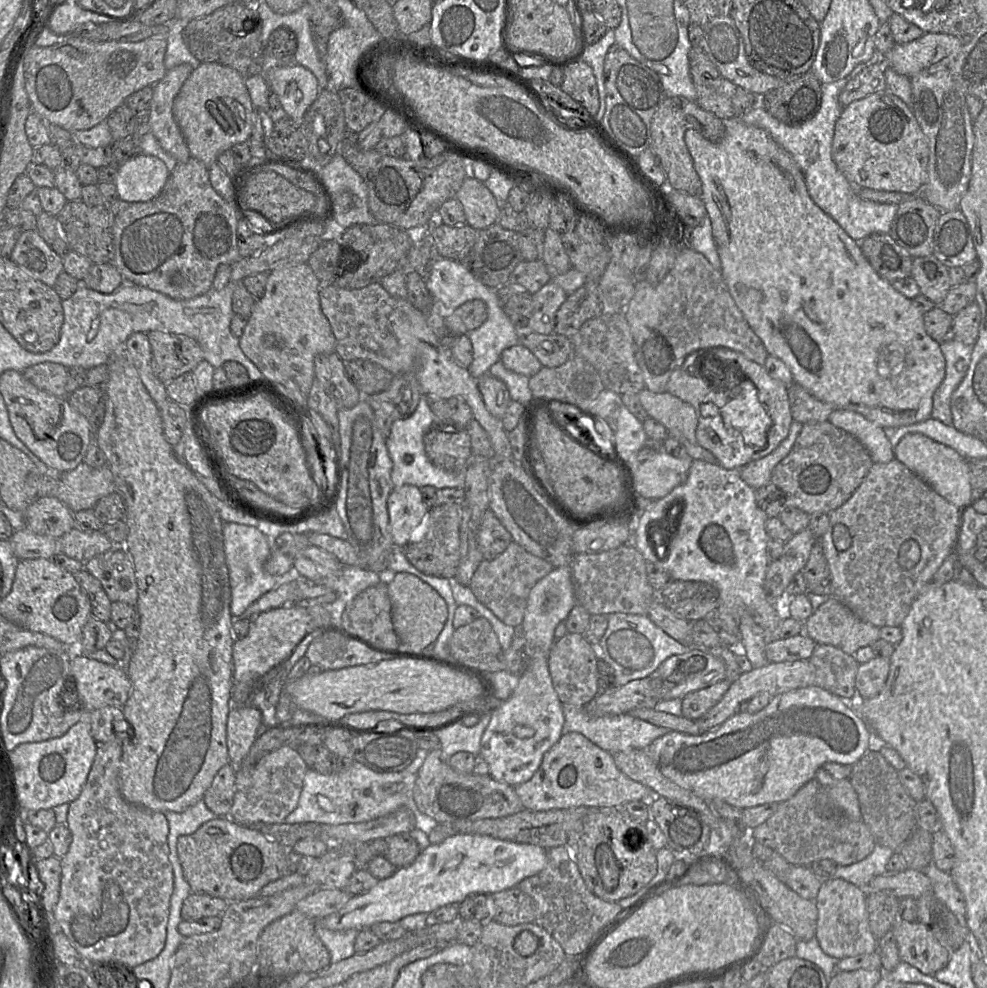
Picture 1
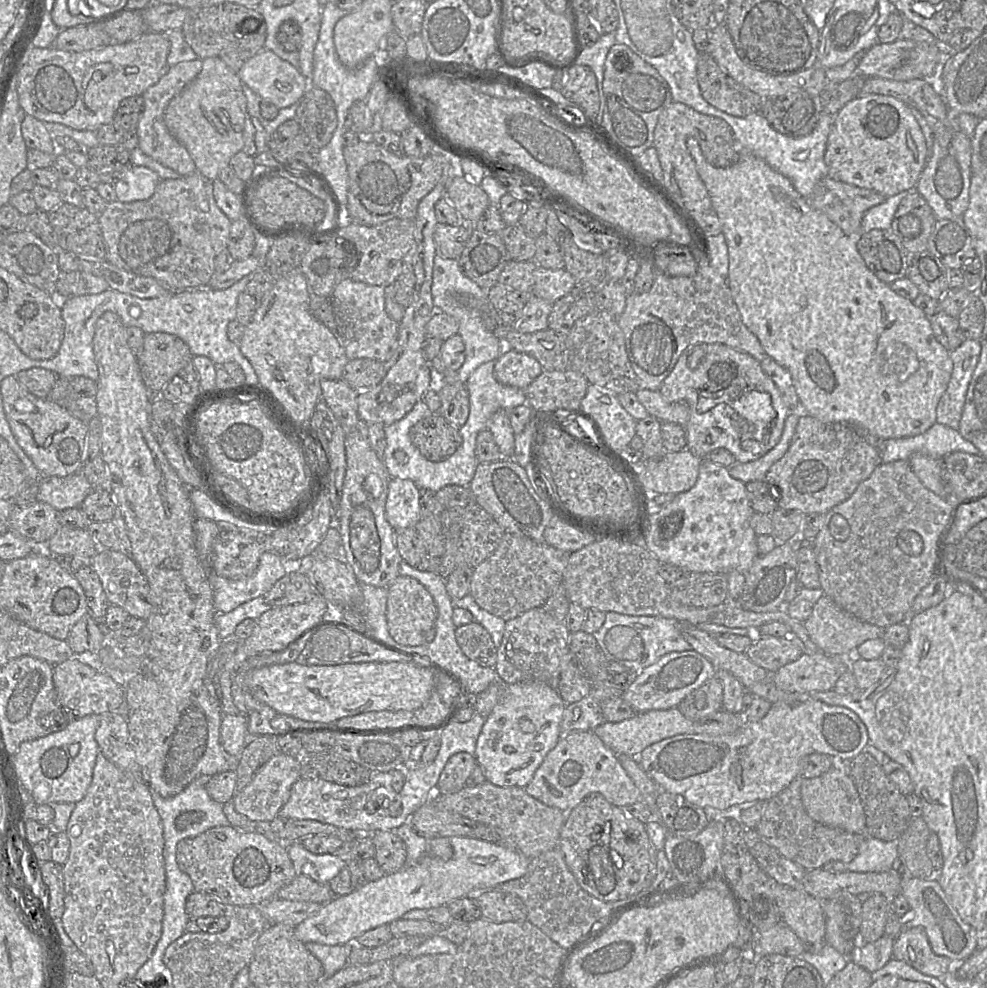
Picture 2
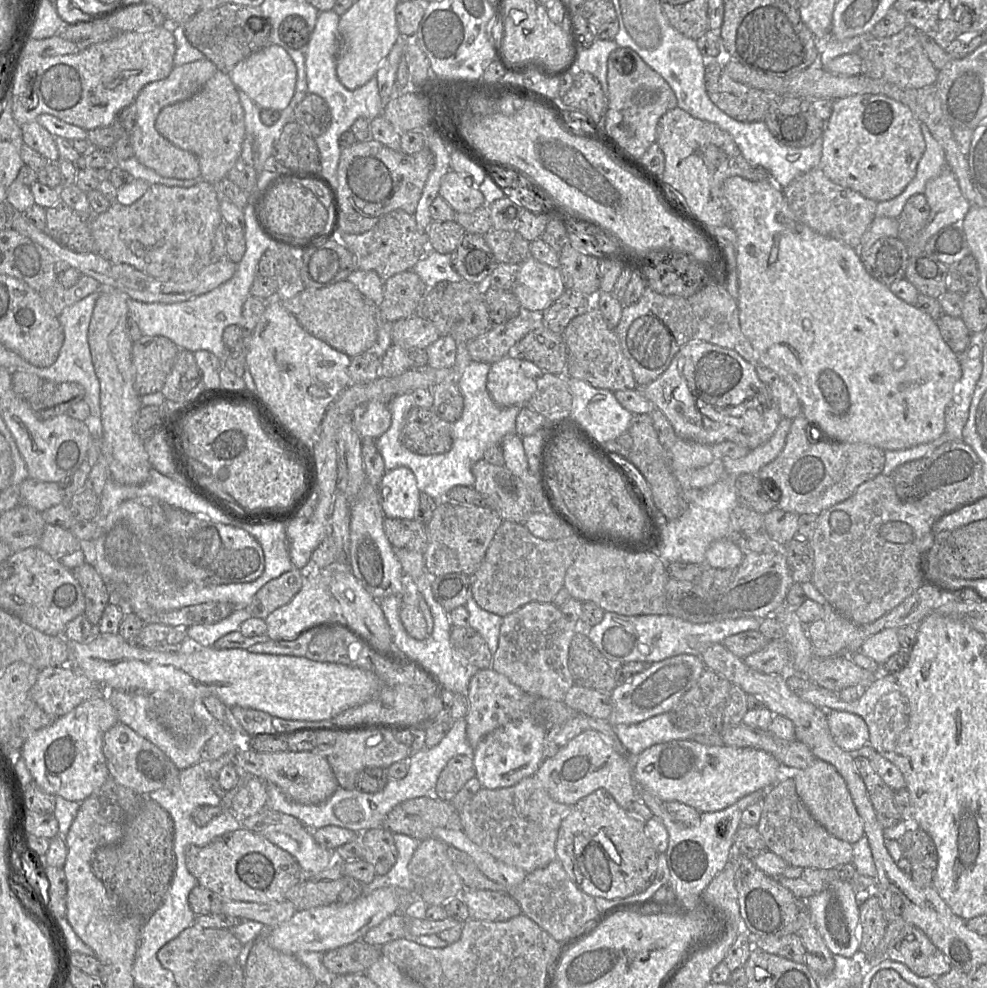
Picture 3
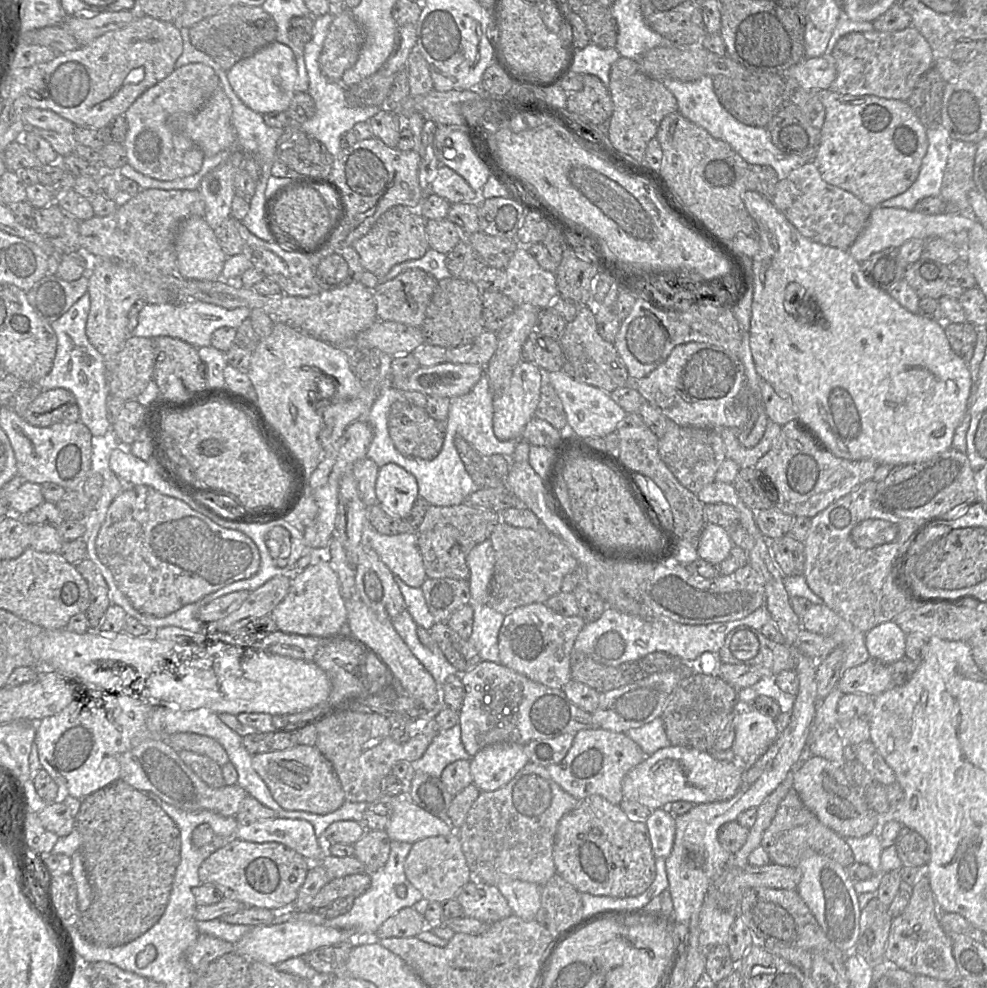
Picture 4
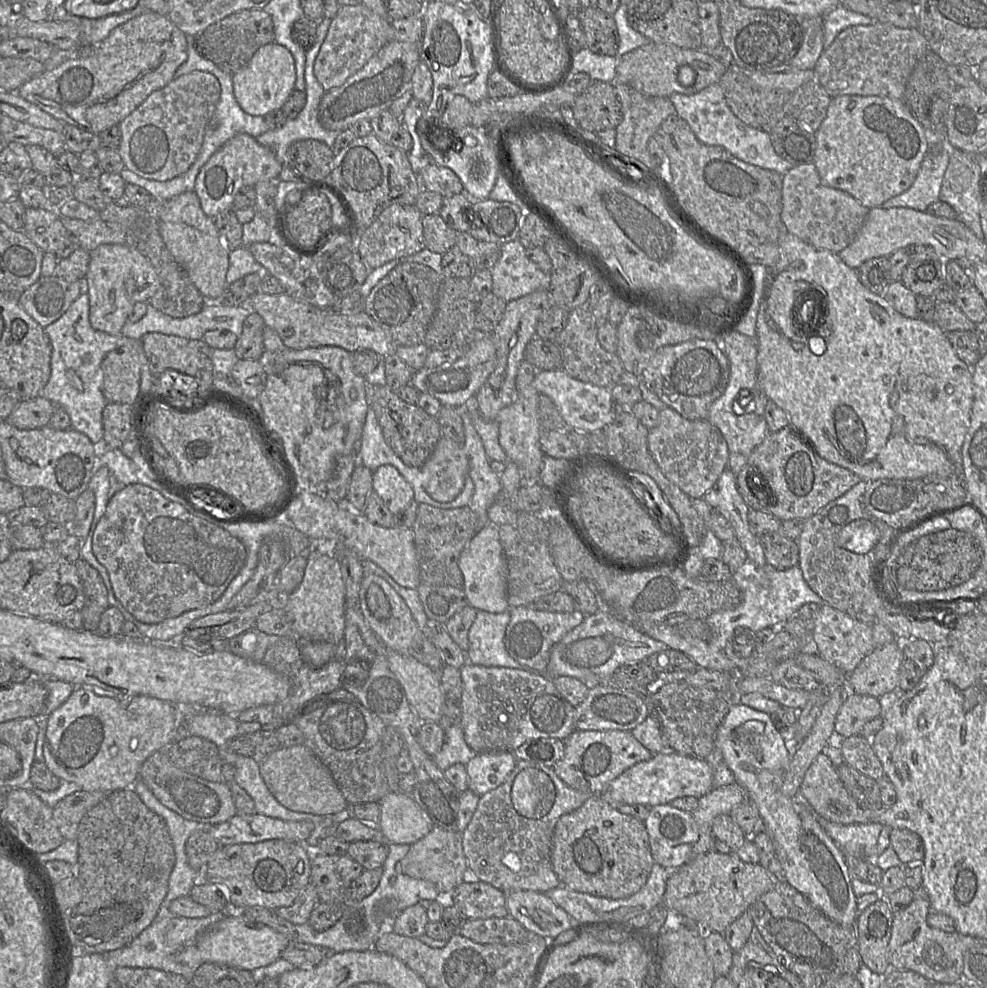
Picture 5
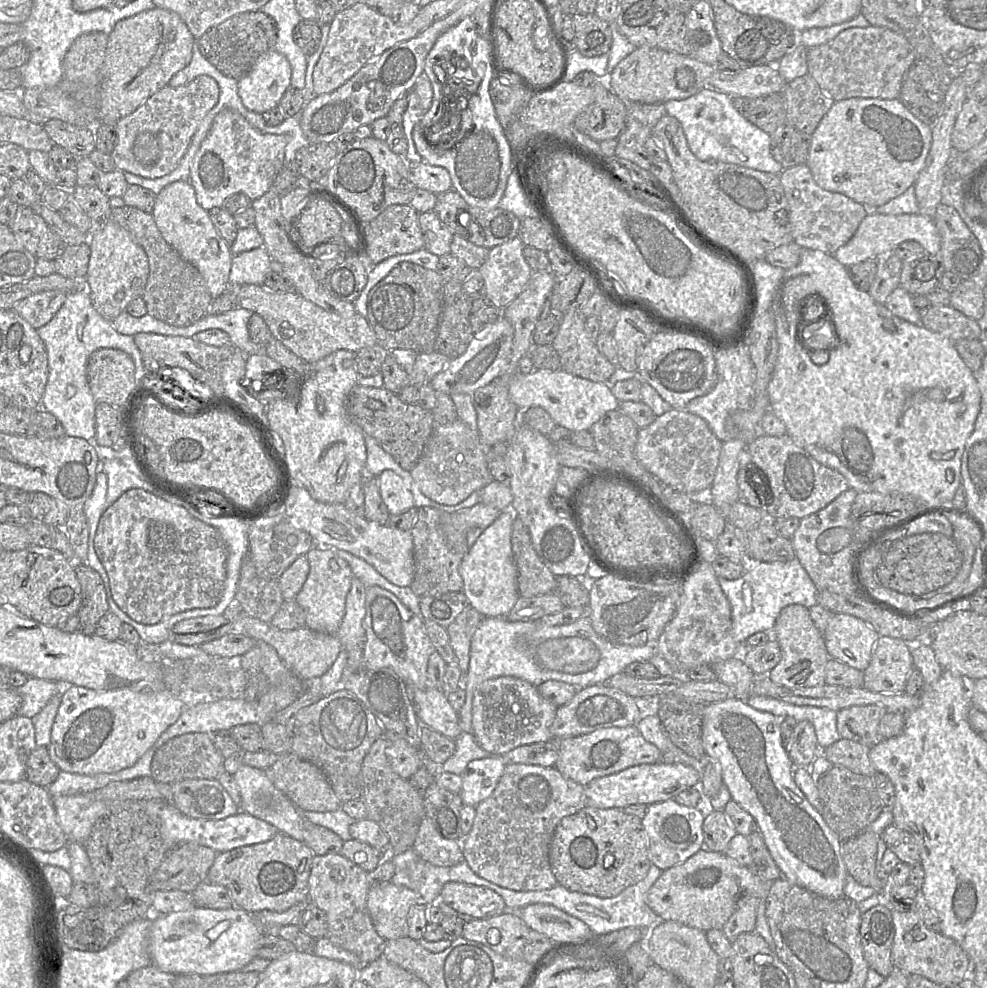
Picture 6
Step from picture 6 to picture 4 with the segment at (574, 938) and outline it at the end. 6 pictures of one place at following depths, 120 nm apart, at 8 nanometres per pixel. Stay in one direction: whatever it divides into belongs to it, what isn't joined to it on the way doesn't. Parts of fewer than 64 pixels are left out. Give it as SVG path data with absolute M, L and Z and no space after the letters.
M520 880L501 882L497 885L513 914L526 921L535 920L541 908L540 887L535 883Z

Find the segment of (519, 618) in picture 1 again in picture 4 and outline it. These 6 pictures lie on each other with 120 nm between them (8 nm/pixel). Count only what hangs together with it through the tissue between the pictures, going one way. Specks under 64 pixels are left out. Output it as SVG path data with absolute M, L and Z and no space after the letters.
M500 521L489 539L495 563L486 605L504 615L520 606L546 602L561 591L563 578L578 567L569 549L545 527L518 528Z

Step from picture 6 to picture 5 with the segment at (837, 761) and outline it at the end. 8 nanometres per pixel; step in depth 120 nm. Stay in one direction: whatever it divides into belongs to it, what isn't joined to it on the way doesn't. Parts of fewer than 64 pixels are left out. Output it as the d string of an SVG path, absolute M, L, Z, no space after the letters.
M861 735L850 736L841 740L840 747L845 763L874 780L887 777L871 739Z

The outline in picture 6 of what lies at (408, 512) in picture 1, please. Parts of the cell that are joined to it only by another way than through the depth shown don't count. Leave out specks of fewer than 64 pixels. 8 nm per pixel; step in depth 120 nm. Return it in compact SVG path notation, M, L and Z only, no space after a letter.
M386 469L377 476L380 493L391 515L402 514L414 507L414 496L404 479Z

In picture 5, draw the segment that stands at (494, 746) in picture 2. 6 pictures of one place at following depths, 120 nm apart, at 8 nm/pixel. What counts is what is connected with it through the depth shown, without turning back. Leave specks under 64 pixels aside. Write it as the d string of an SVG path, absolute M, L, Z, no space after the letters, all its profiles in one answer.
M509 751L478 753L466 764L468 788L479 796L496 789L514 770L517 761Z

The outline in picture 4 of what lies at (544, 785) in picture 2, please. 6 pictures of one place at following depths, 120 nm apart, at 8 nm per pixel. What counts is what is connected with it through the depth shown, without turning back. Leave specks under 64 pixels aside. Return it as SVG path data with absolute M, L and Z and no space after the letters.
M593 728L577 732L565 758L560 763L546 768L552 779L578 801L597 794L612 804L620 805L624 800L624 777L646 757L642 749L626 733Z

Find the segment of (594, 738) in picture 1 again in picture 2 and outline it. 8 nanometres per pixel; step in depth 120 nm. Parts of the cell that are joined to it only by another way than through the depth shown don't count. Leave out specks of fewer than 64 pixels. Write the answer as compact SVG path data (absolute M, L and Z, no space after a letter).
M679 709L677 711L649 710L637 713L634 717L621 722L604 722L594 728L593 732L616 755L638 757L645 748L663 739L693 733L693 721L688 720Z

